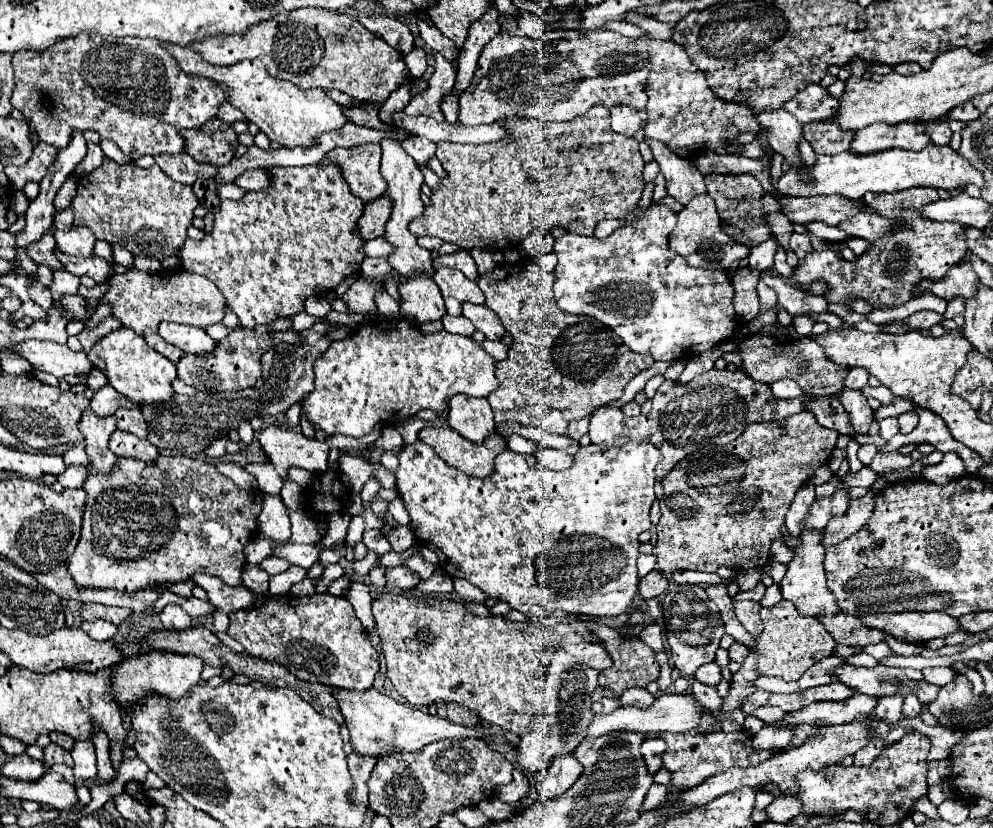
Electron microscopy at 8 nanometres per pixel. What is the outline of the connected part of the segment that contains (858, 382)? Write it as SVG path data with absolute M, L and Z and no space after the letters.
M849 369L845 387L847 389L863 389L867 385L867 379L869 379L869 373L865 373L865 369Z

